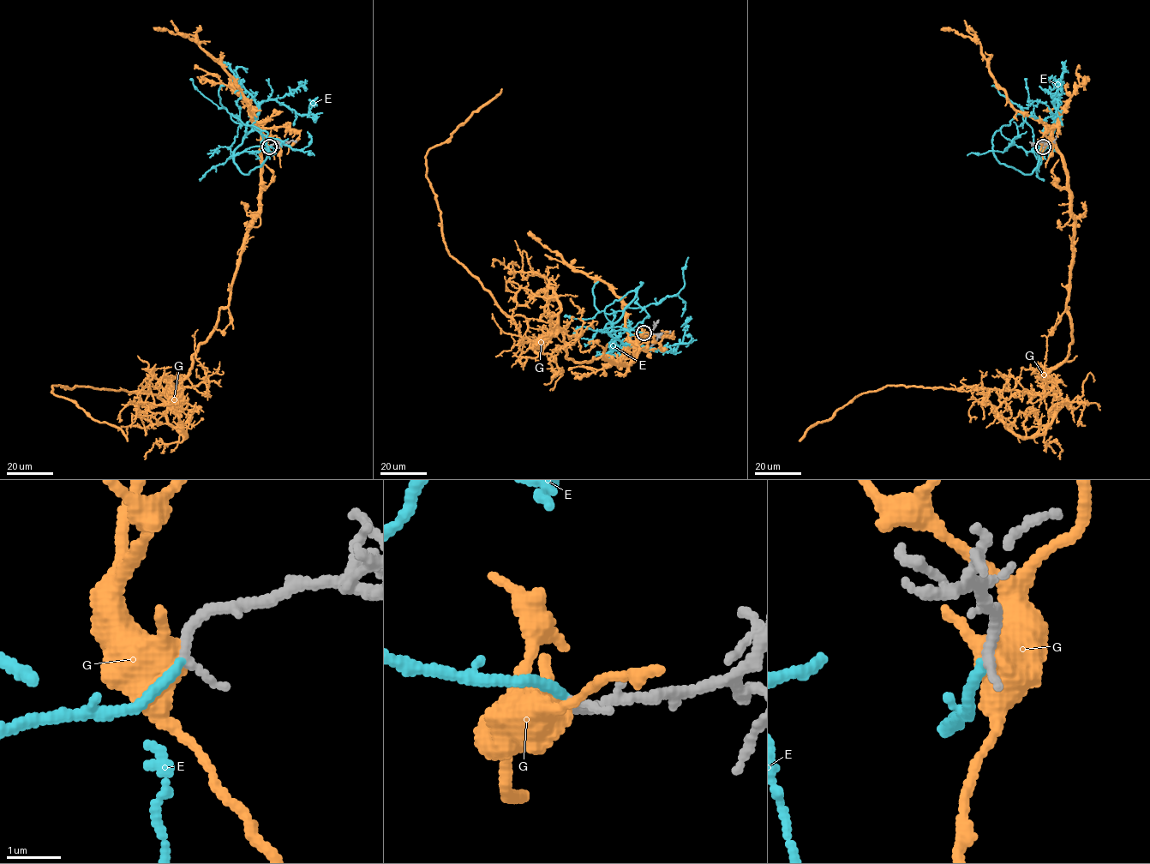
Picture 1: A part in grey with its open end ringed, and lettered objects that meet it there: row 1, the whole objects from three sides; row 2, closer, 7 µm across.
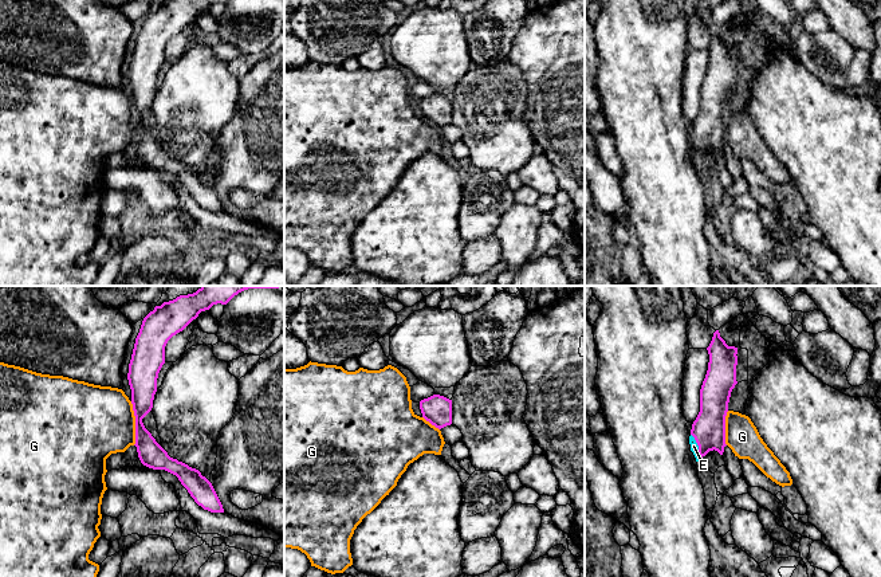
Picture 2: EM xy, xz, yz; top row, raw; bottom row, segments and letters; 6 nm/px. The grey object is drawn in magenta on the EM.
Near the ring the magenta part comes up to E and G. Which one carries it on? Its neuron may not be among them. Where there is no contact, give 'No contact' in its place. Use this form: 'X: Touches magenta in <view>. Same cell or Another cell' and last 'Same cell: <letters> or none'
E: Touches magenta in yz. Same cell
G: Touches magenta in xy. Another cell
Same cell: E

